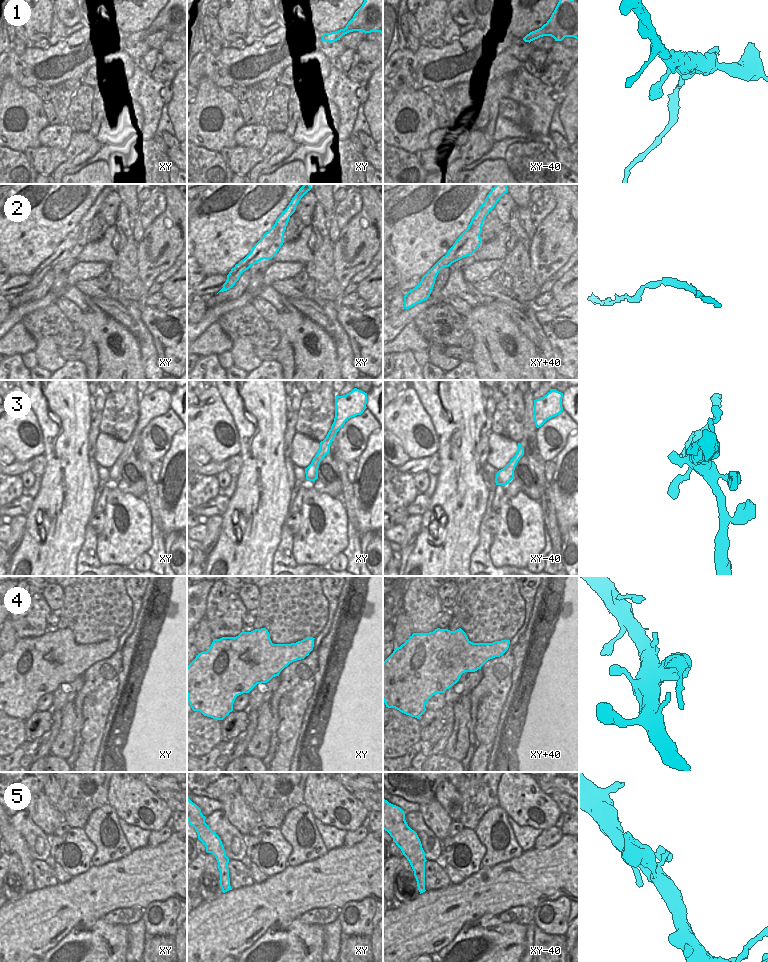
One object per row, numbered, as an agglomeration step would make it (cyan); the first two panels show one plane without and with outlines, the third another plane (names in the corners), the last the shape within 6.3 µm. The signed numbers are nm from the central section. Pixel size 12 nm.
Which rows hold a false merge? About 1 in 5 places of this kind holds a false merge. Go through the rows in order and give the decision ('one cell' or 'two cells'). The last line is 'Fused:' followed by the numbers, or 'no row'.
1: two cells
2: one cell
3: one cell
4: two cells
5: one cell
Fused: 1, 4

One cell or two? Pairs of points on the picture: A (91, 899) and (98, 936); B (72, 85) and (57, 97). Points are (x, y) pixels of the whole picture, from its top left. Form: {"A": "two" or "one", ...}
{"A": "two", "B": "one"}

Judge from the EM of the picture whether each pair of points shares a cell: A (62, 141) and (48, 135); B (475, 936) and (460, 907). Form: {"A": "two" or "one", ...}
{"A": "one", "B": "two"}

